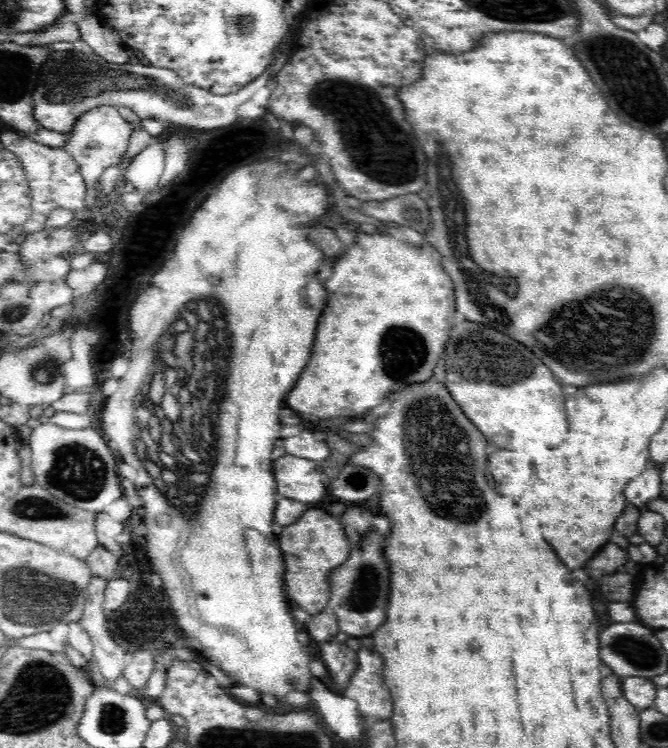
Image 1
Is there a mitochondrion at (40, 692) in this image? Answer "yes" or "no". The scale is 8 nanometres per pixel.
yes

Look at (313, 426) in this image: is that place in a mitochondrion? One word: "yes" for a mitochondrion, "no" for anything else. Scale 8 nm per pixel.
no

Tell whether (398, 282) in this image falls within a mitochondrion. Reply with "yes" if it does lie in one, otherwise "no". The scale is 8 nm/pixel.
no

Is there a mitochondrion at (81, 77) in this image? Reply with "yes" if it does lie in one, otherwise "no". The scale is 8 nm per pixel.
yes

